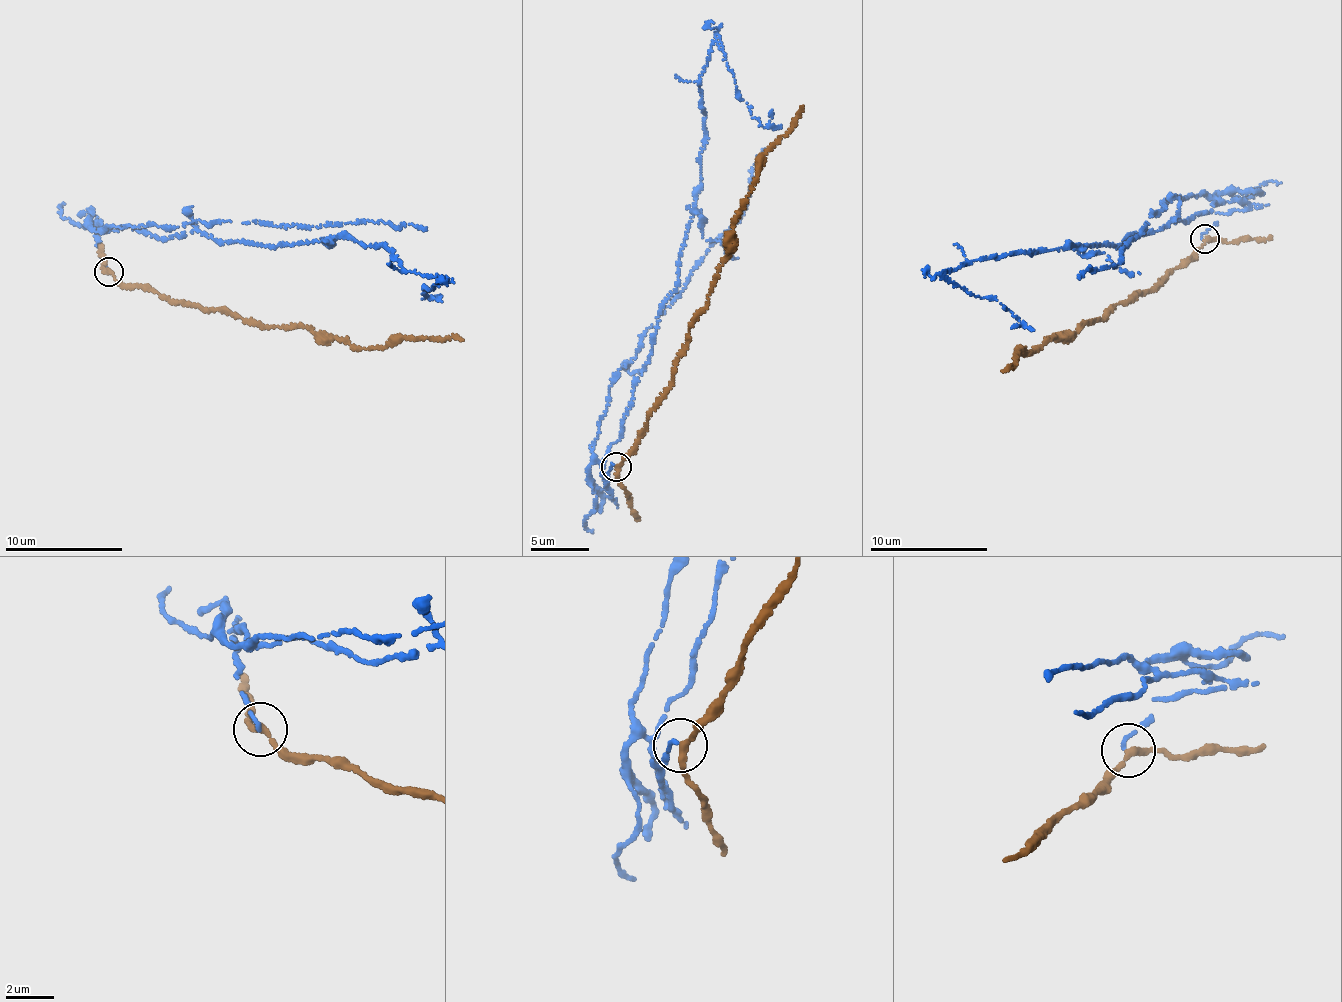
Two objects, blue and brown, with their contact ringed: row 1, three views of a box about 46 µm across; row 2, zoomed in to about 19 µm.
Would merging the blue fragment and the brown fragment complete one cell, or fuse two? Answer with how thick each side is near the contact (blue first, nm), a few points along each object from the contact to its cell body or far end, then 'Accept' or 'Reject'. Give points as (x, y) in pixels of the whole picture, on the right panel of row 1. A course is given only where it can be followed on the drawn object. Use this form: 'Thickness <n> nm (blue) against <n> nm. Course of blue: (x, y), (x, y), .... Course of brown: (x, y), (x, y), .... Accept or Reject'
Thickness 170 nm (blue) against 280 nm. Course of blue: (1202, 239), (1245, 207), (1176, 198), (1173, 222), (1118, 247), (946, 273), (1023, 321), (1012, 328). Course of brown: (1206, 239), (1155, 287), (1136, 291), (1111, 305), (1103, 318), (1054, 335), (1026, 355), (1019, 352), (1003, 372). Reject

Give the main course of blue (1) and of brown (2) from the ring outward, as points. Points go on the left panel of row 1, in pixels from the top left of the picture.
1: (108, 274), (99, 224), (174, 229), (187, 210), (223, 244), (393, 249), (436, 276), (424, 287), (442, 301)
2: (109, 272), (122, 285), (353, 347), (463, 340)

